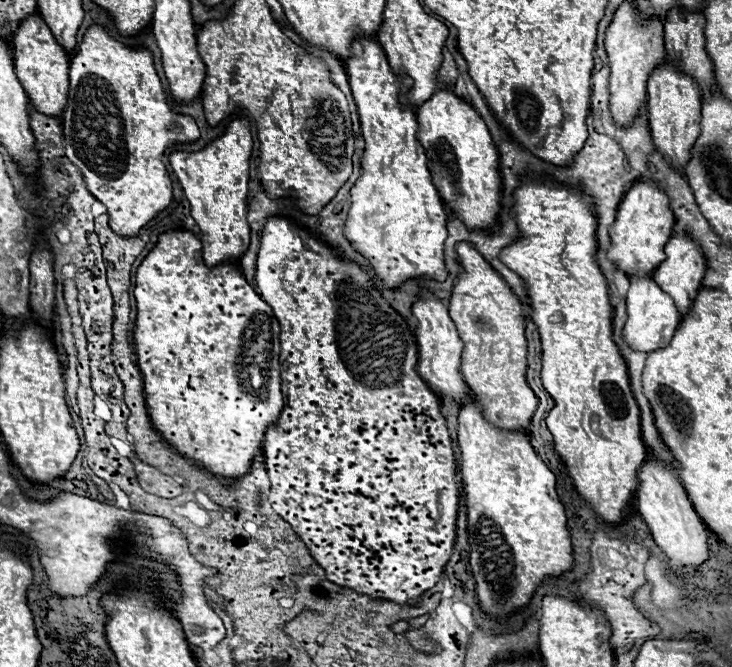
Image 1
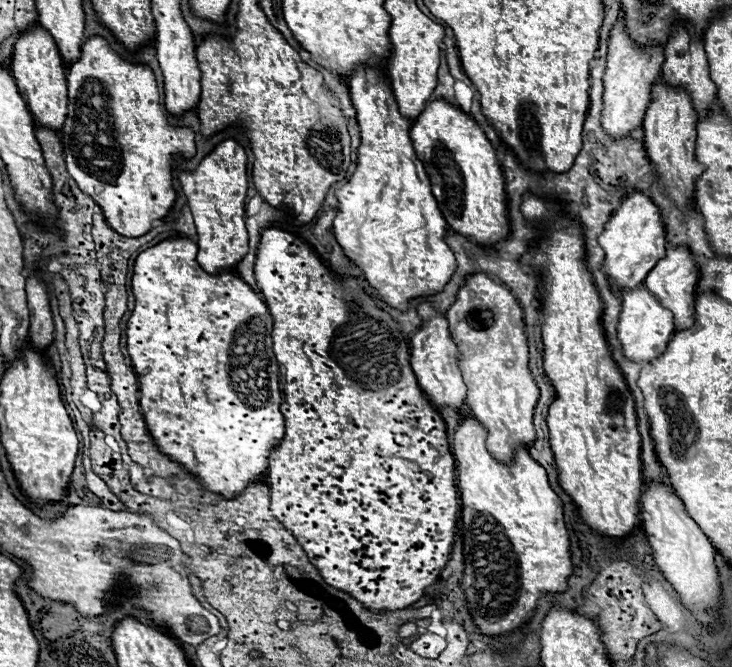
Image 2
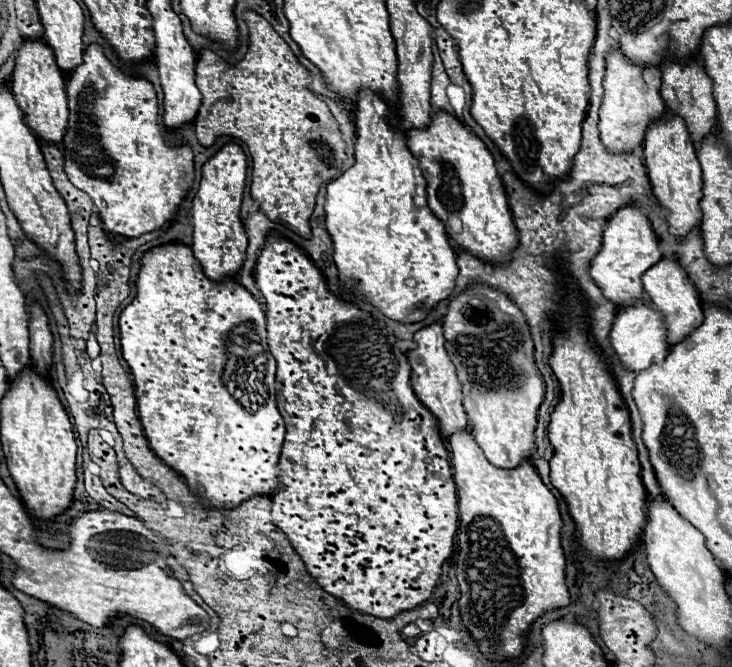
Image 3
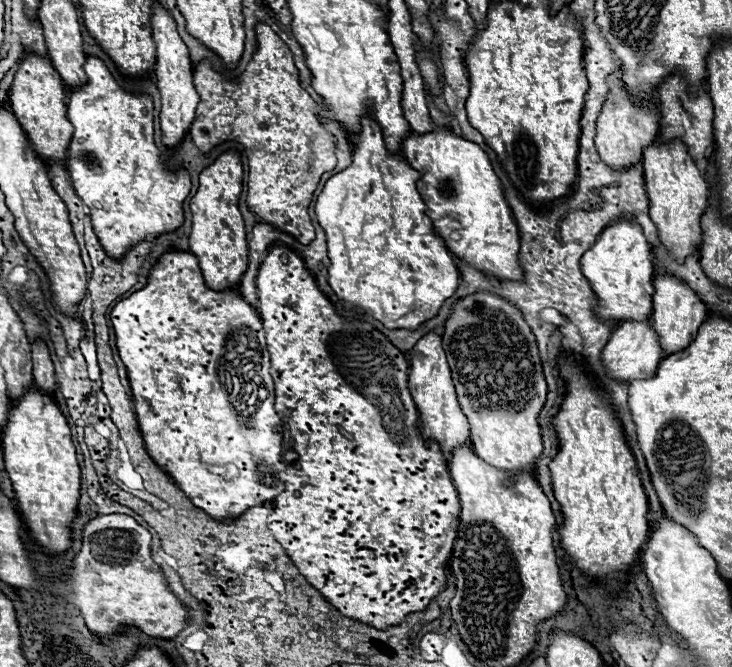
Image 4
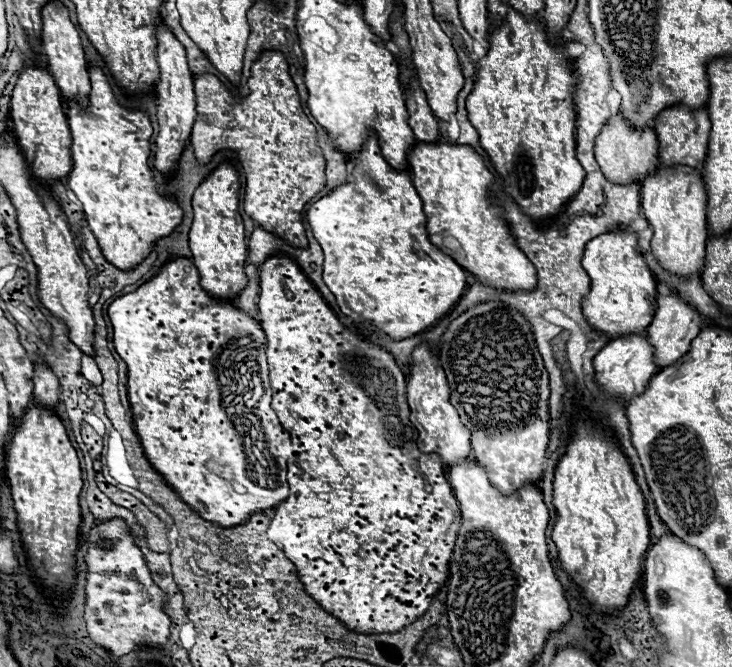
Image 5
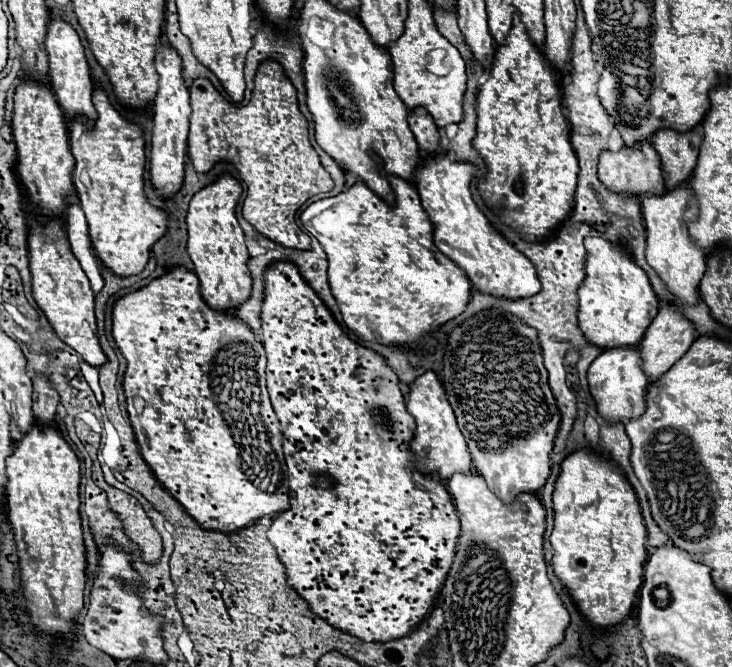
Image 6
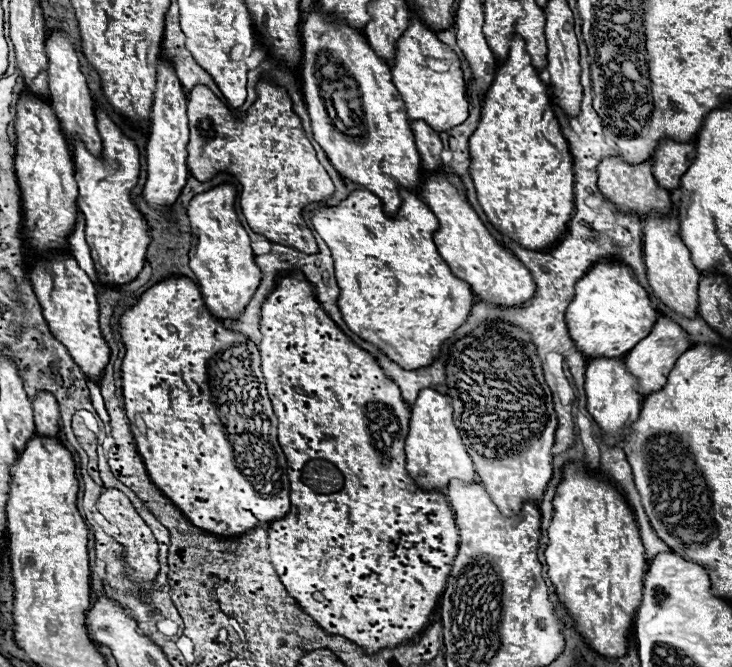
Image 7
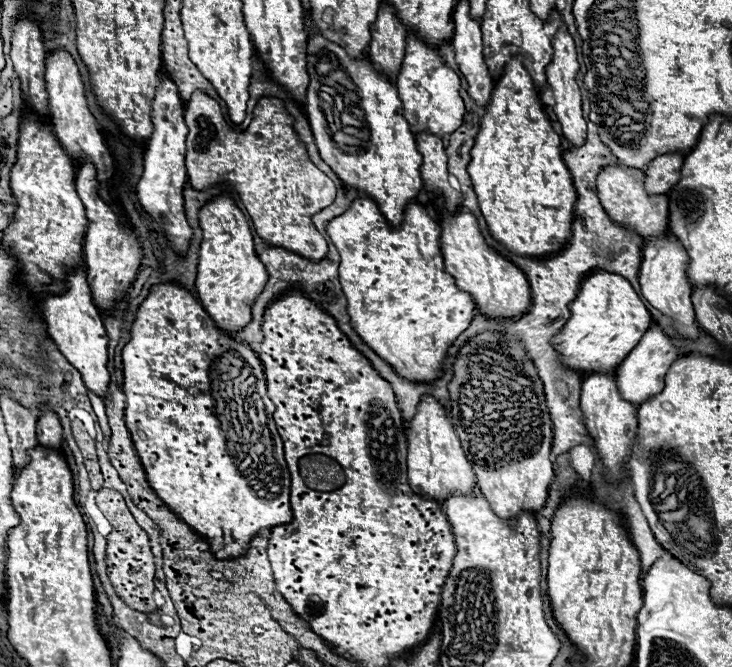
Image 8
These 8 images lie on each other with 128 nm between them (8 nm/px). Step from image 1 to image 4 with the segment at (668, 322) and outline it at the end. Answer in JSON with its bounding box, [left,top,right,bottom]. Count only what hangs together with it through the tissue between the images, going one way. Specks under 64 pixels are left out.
[602,322,664,382]

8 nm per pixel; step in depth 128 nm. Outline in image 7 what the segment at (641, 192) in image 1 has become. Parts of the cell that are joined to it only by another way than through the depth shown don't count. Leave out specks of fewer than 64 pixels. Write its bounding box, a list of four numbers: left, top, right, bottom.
[566,260,658,358]

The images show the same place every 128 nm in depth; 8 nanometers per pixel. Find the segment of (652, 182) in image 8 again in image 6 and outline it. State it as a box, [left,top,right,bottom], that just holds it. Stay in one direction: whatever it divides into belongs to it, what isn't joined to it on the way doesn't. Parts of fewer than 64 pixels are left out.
[650,124,702,188]

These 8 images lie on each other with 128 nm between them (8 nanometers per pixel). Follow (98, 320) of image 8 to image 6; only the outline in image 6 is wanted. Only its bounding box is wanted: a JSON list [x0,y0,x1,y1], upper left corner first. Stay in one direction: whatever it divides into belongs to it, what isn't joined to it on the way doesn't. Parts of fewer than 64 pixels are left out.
[28,214,106,366]

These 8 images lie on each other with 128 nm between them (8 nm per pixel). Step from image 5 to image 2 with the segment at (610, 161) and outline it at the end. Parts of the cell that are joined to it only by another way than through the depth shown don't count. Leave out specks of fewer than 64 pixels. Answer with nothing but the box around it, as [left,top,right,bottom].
[602,20,662,138]

